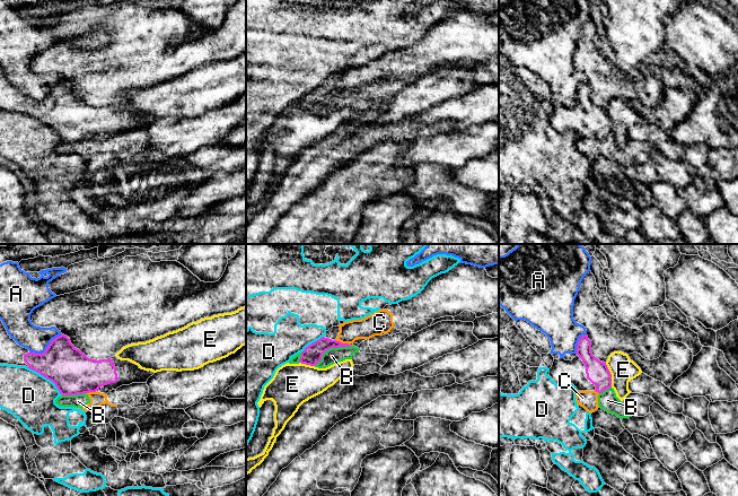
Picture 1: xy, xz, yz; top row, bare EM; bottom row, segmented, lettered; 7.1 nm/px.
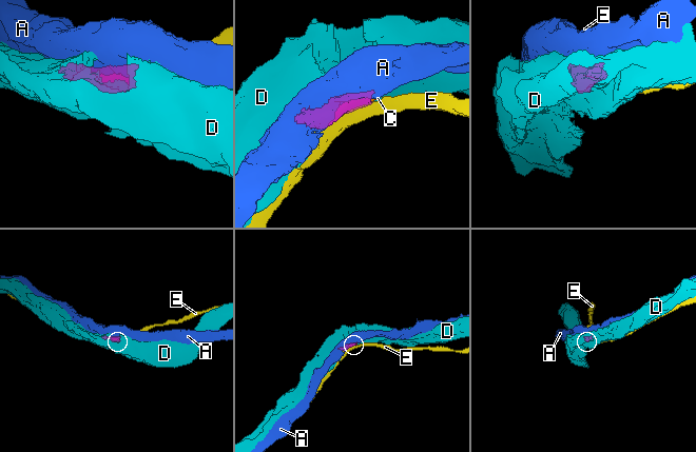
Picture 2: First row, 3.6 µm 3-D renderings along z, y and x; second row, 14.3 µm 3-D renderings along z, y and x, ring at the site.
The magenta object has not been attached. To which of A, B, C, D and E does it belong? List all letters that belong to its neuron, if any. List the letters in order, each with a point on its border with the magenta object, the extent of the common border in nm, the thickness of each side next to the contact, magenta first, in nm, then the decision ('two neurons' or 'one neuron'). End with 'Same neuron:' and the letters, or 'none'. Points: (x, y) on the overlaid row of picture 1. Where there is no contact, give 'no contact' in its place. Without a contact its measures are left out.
A: xy (46, 348) | 260 nm | 300/190 nm | two neurons
B: xz (331, 347) | 300 nm | 140/110 nm | two neurons
C: xz (343, 344) | 120 nm | 140/150 nm | two neurons
D: xy (46, 377) | 320 nm | 300/360 nm | two neurons
E: yz (611, 374) | 180 nm | 160/180 nm | two neurons
Same neuron: none

